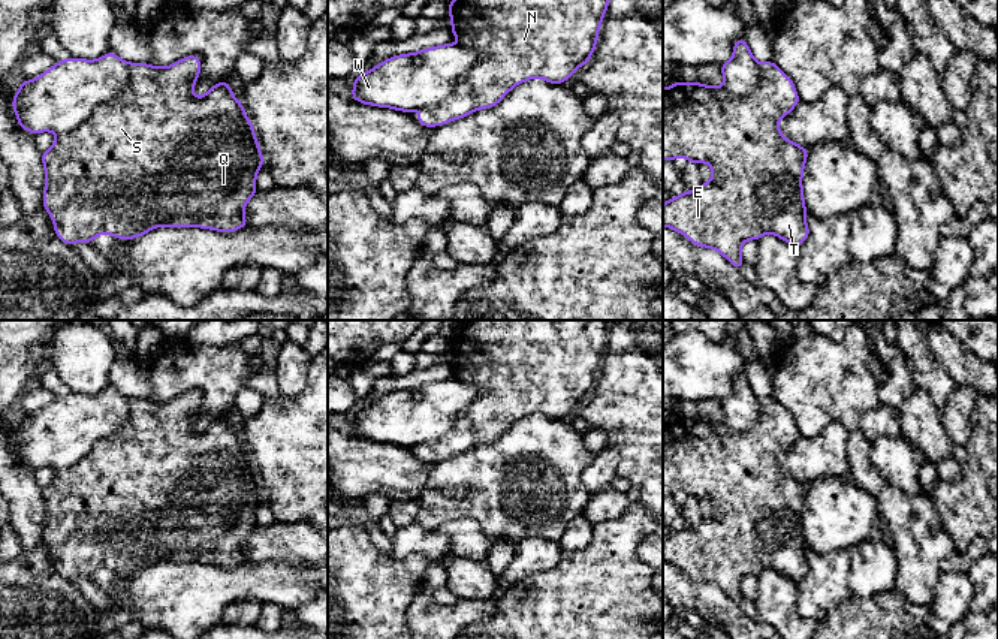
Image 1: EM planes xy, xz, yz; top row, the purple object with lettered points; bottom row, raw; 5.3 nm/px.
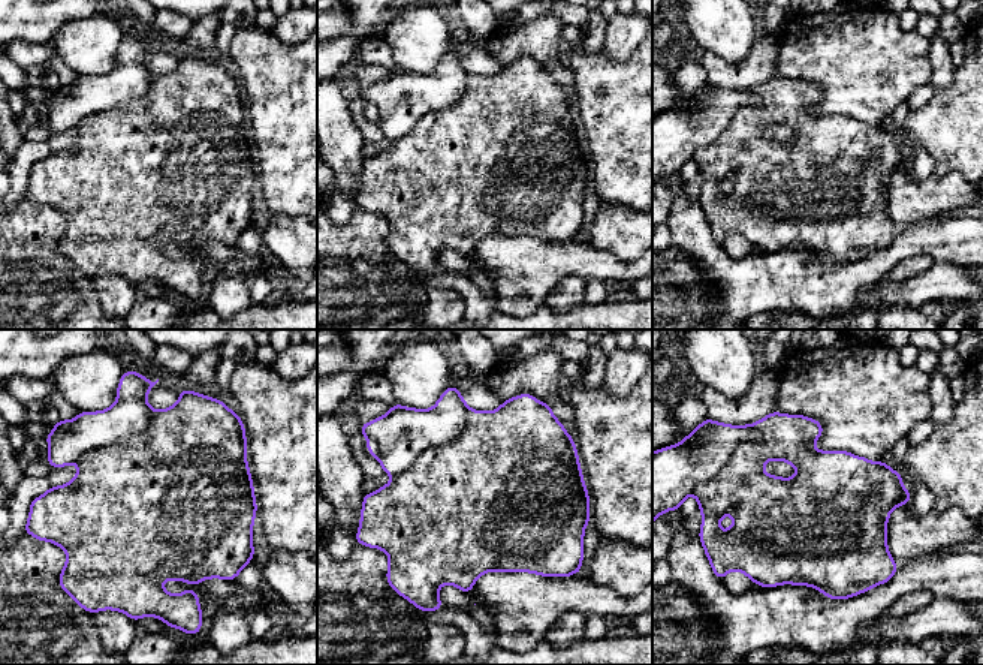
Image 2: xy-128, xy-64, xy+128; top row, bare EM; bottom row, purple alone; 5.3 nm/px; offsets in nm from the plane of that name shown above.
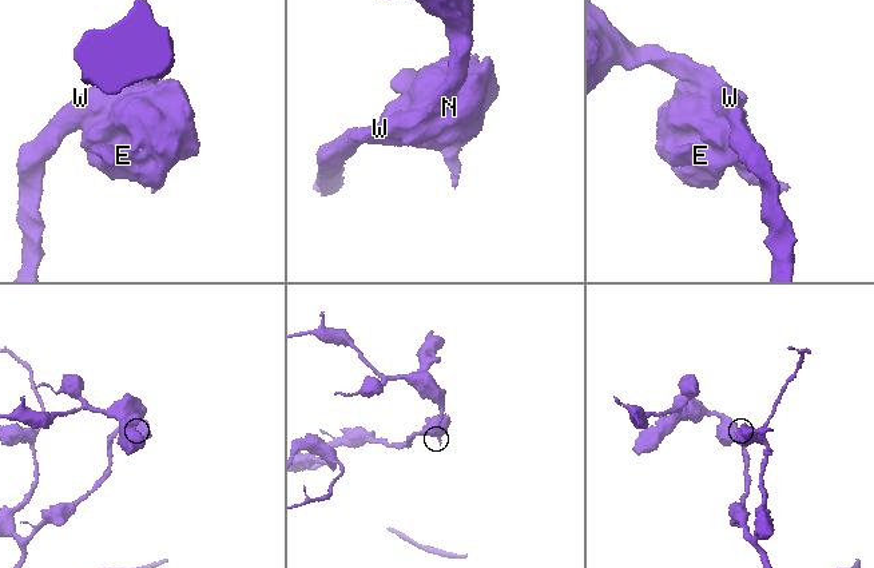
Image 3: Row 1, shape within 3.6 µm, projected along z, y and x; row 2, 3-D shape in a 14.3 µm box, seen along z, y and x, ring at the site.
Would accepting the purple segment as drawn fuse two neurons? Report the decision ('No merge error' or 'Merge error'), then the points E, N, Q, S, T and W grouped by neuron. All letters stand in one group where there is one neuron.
Merge error. Groups: E N Q S T / W

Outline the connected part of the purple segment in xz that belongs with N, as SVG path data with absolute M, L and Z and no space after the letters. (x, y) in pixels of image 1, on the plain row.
M462 320L461 328L450 337L449 341L449 352L452 353L452 370L458 371L458 380L464 383L471 383L480 388L480 392L476 395L476 400L471 406L455 421L447 432L441 437L434 438L431 441L422 443L417 450L417 458L426 462L441 461L453 455L459 455L474 446L482 443L492 443L518 419L522 419L531 413L542 413L551 419L563 419L569 415L573 407L585 401L587 397L591 394L596 379L599 365L601 361L601 355L604 347L609 341L609 325L610 320Z

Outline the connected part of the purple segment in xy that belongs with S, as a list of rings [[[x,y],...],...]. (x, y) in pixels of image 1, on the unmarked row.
[[[198,391],[166,403],[130,398],[129,404],[130,418],[123,429],[100,438],[82,459],[57,471],[54,480],[42,488],[46,512],[42,539],[52,554],[55,570],[73,581],[78,576],[93,579],[100,569],[132,575],[162,561],[220,567],[248,561],[242,545],[257,527],[256,509],[265,497],[251,456],[244,450],[244,440],[233,431],[229,416],[196,432],[193,421],[200,406]]]

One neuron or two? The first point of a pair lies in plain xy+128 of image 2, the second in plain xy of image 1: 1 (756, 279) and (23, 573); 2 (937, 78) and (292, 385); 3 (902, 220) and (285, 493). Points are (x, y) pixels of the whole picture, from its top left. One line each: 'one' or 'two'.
1: two
2: one
3: two

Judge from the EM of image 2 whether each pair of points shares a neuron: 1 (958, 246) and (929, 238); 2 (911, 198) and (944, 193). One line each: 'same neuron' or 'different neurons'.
1: same neuron
2: same neuron

